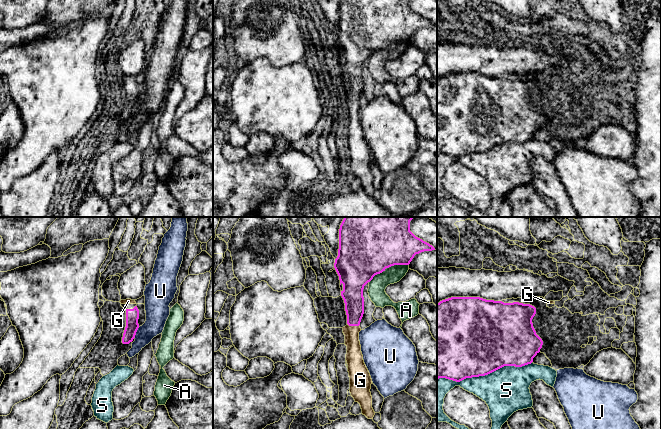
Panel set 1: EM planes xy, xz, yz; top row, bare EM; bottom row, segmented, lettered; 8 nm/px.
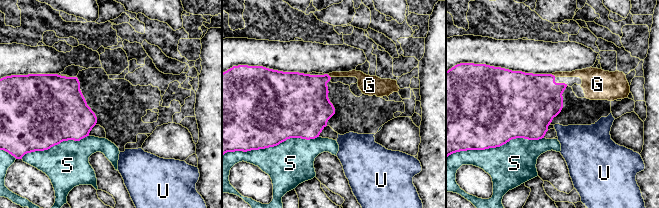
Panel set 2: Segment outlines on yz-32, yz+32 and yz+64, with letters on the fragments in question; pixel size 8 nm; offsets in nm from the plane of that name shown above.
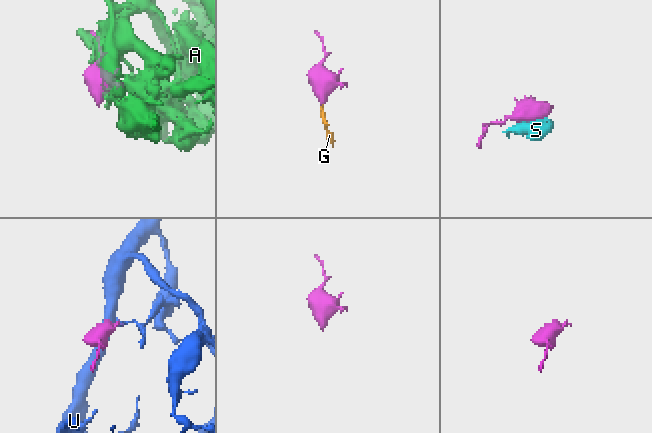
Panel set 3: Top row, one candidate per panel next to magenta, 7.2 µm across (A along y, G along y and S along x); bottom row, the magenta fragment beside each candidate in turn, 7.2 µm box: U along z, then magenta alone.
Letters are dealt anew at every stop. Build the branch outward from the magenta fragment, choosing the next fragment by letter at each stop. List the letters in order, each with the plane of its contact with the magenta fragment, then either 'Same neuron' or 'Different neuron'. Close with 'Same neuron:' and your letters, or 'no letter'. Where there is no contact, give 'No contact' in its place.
A: Touches magenta in xz. Different neuron
G: Touches magenta in xz. Same neuron
S: Touches magenta in yz. Different neuron
U: Touches magenta in xy. Different neuron
Same neuron: G

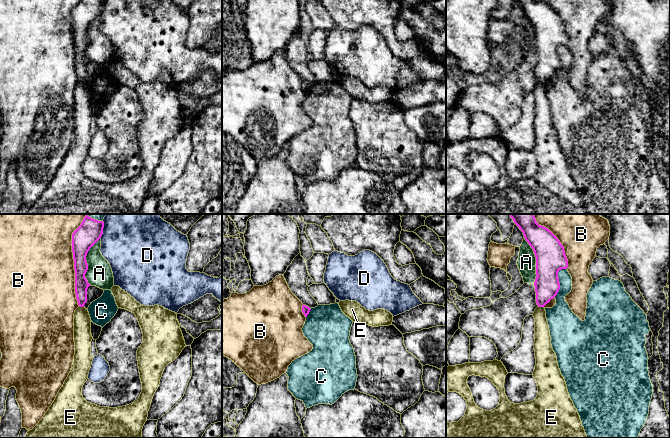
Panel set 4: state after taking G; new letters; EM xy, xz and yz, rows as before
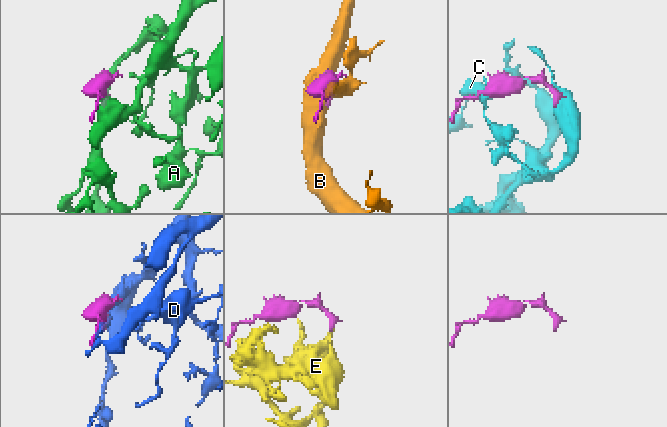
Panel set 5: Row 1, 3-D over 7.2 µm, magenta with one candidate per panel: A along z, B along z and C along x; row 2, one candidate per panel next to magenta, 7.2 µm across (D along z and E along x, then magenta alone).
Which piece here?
A: Touches magenta in xy. Different neuron
B: Touches magenta in xy. Different neuron
C: Touches magenta in yz. Different neuron
D: Touches magenta in xy. Different neuron
E: Touches magenta in yz. Different neuron
Same neuron: no letter

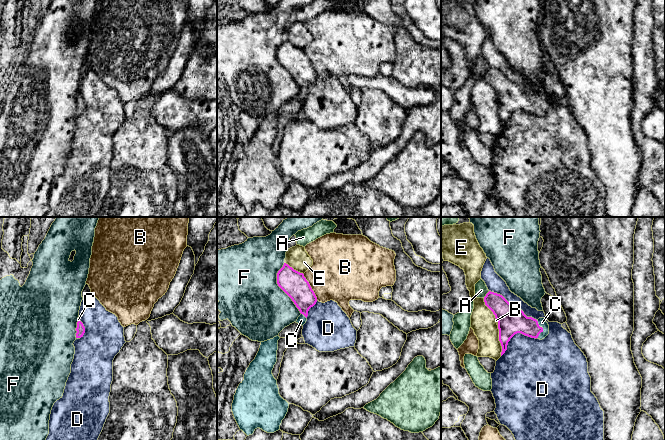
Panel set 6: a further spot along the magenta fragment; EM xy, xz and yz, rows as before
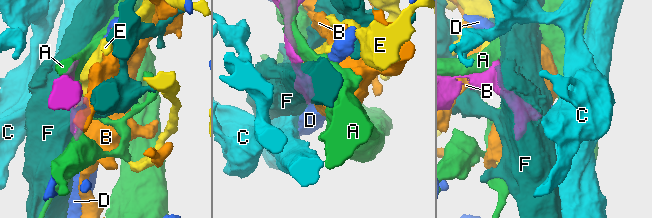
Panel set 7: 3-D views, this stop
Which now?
A: Touches magenta in yz. Different neuron
B: Touches magenta in xz. Different neuron
C: Touches magenta in yz. Same neuron
D: Touches magenta in yz. Different neuron
E: Touches magenta in yz. Different neuron
F: Touches magenta in xz. Different neuron
Same neuron: C

